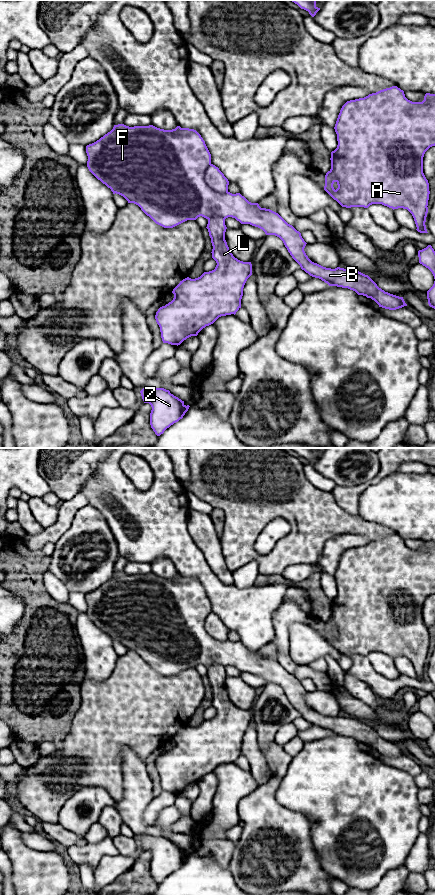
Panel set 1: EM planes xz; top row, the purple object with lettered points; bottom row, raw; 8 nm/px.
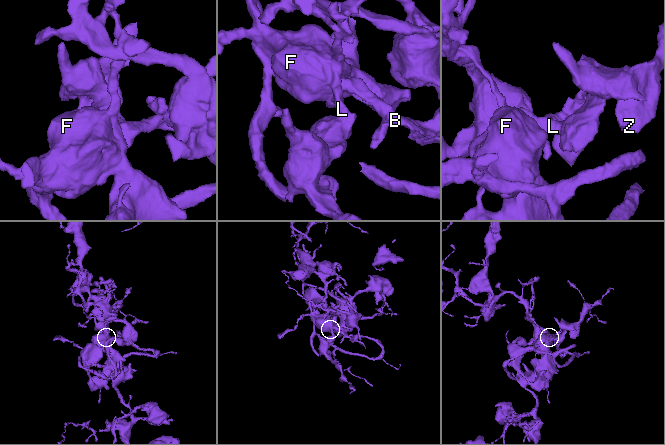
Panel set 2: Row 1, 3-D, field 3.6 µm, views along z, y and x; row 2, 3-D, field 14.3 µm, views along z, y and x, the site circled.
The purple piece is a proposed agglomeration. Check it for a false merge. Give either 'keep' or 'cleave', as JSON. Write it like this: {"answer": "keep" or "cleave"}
{"answer": "keep"}

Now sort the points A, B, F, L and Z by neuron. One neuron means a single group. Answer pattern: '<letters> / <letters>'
A B F L Z

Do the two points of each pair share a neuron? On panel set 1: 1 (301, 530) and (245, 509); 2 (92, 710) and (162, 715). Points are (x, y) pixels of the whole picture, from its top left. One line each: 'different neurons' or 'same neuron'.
1: same neuron
2: same neuron

